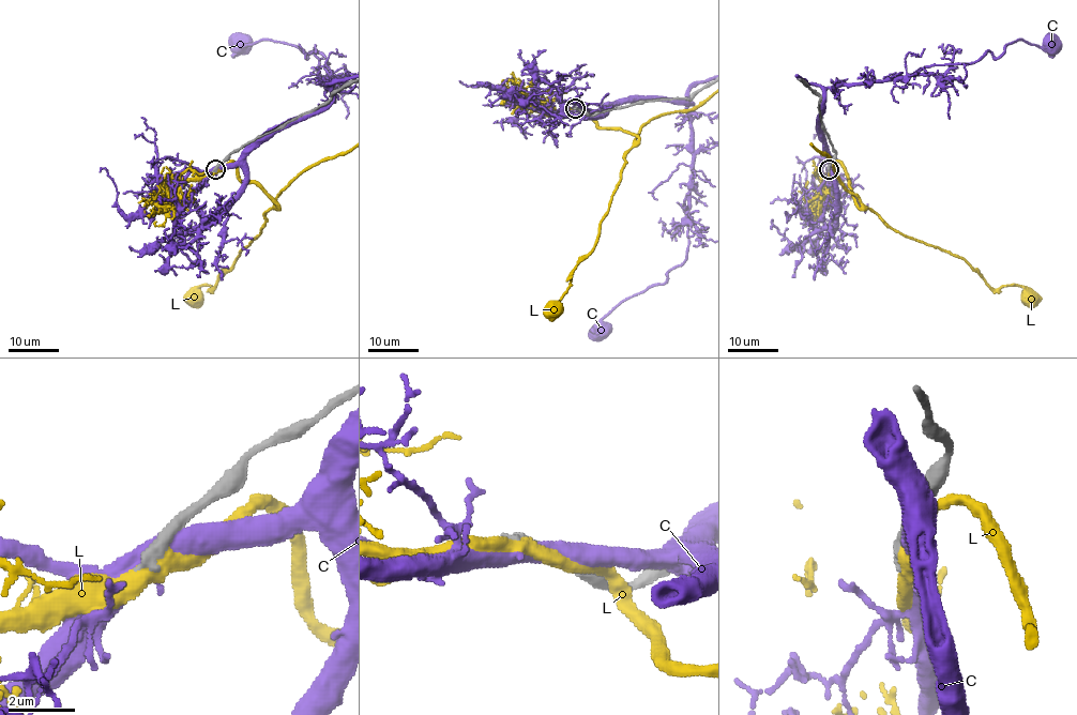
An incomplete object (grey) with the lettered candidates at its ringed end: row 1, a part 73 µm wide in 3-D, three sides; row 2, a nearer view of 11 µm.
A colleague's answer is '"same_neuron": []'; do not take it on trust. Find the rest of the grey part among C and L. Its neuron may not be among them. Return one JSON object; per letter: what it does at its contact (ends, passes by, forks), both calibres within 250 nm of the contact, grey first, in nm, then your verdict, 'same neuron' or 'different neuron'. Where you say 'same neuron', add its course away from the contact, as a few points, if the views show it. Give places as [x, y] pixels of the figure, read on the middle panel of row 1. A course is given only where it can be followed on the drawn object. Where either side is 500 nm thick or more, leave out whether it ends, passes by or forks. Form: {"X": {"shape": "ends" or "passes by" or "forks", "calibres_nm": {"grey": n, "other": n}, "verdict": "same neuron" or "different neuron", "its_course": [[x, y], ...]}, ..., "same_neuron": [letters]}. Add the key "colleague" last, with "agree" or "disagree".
{"C": {"calibres_nm": {"grey": 480, "other": 550}, "verdict": "different neuron"}, "L": {"shape": "passes by", "calibres_nm": {"grey": 420, "other": 420}, "verdict": "different neuron"}, "same_neuron": [], "colleague": "agree"}

